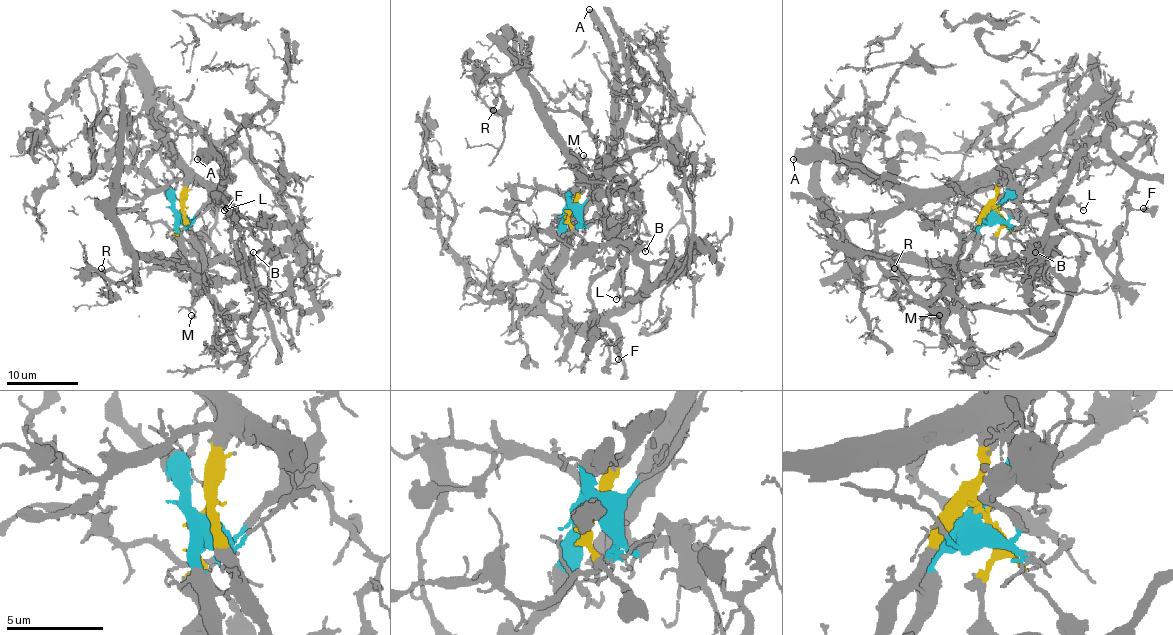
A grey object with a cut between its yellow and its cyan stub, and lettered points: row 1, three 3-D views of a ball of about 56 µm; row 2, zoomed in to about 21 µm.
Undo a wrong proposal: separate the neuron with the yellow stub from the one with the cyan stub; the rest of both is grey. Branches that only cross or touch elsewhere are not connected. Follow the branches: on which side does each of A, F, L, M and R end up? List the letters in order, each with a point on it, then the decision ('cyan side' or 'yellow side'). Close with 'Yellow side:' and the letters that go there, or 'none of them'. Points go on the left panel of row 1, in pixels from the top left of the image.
A: at (197, 159); yellow side
F: at (226, 208); yellow side
L: at (224, 210); cyan side
M: at (191, 315); cyan side
R: at (101, 268); cyan side
Yellow side: A, F

